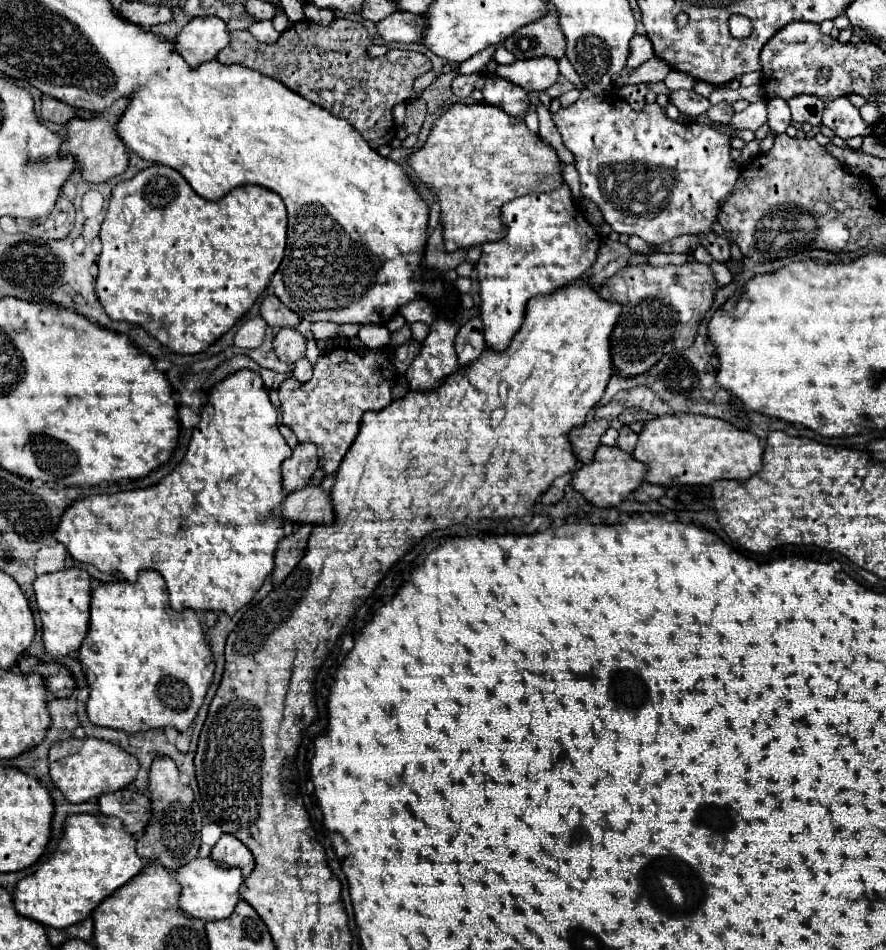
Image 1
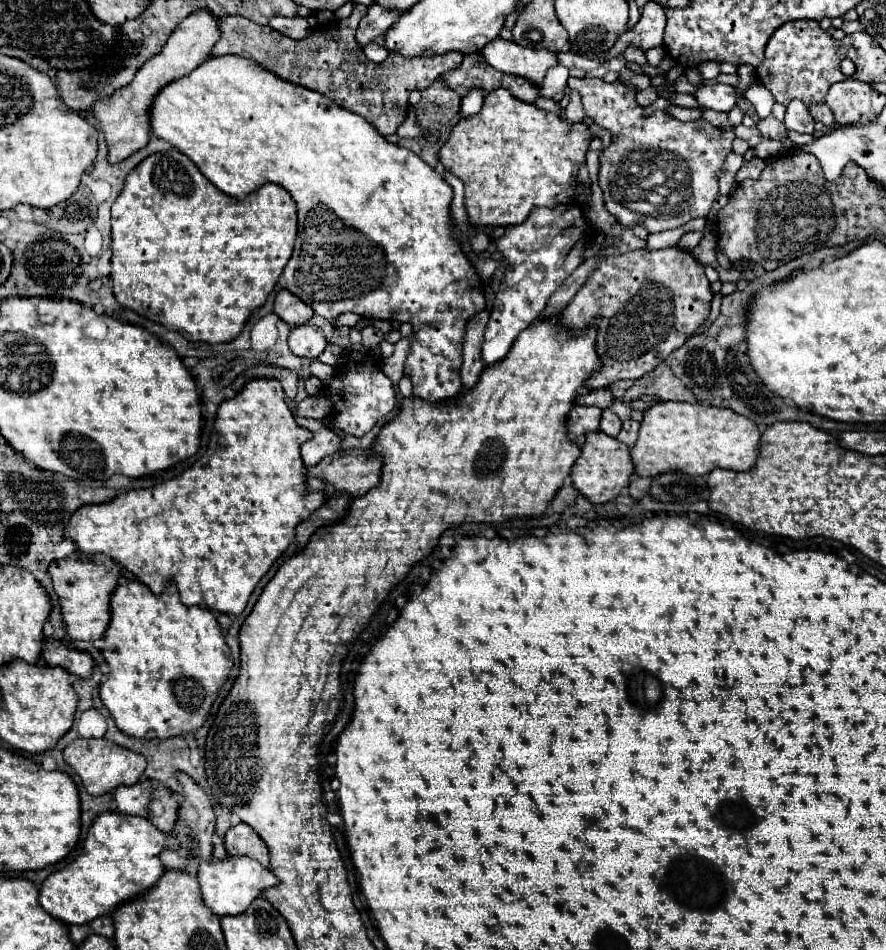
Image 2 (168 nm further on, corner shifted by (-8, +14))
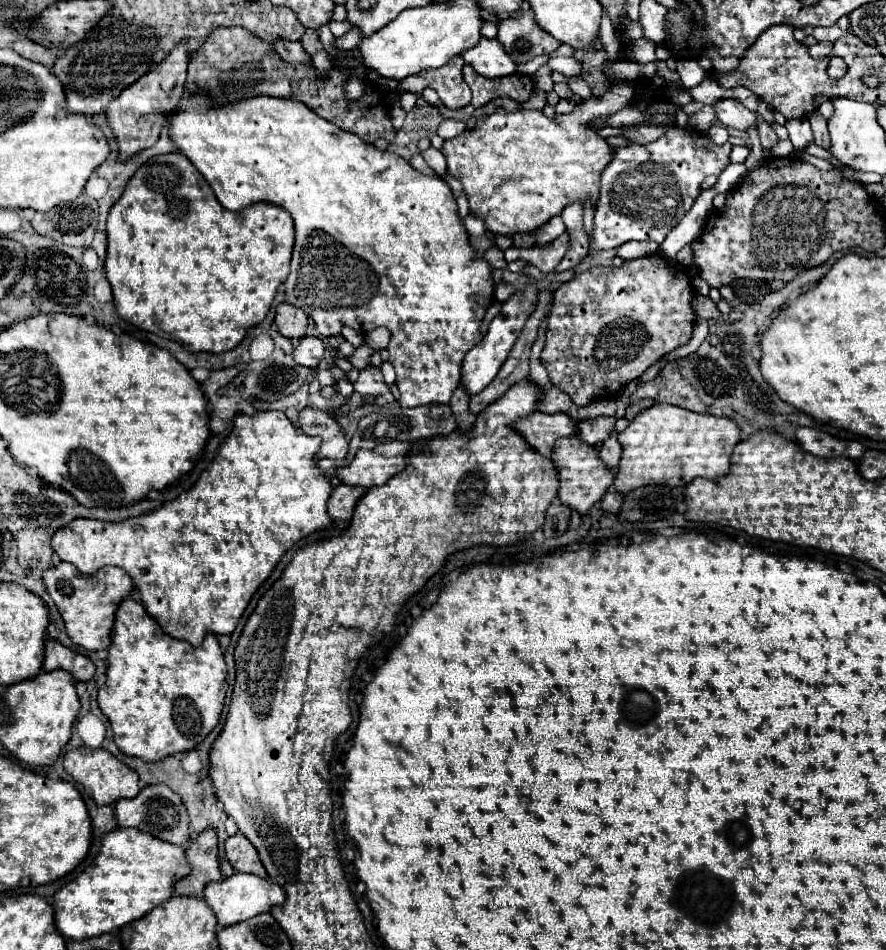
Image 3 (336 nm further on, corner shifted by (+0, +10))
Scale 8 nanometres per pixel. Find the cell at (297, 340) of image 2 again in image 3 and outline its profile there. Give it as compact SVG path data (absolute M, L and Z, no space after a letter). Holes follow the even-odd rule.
M305 336L295 346L295 362L307 368L317 368L319 362L323 360L323 354L325 354L325 344L319 338Z

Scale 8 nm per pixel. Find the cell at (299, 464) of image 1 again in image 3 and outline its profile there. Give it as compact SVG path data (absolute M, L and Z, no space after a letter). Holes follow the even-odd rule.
M305 408L299 414L299 428L309 436L323 438L317 458L337 458L343 460L349 450L349 440L345 438L337 420L325 410Z

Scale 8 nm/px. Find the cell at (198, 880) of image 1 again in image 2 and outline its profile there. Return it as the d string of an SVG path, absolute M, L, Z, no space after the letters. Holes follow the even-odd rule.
M227 856L223 860L201 862L197 880L201 886L201 896L205 906L209 906L217 916L243 912L253 902L253 898L261 894L261 890L271 888L279 882L269 868L263 868L259 862L247 856Z

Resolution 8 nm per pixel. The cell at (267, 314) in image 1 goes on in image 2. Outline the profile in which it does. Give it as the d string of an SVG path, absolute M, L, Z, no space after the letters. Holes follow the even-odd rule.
M281 290L275 296L275 304L273 304L273 312L287 322L289 326L299 326L299 324L307 324L309 318L313 316L311 306L307 306L305 302L301 302L299 298L295 298L291 292Z

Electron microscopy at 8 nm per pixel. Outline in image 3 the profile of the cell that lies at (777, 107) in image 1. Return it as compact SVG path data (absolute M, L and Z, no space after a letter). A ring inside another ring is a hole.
M795 118L787 120L787 130L789 130L789 140L795 150L805 150L807 144L813 142L813 130L805 118Z

